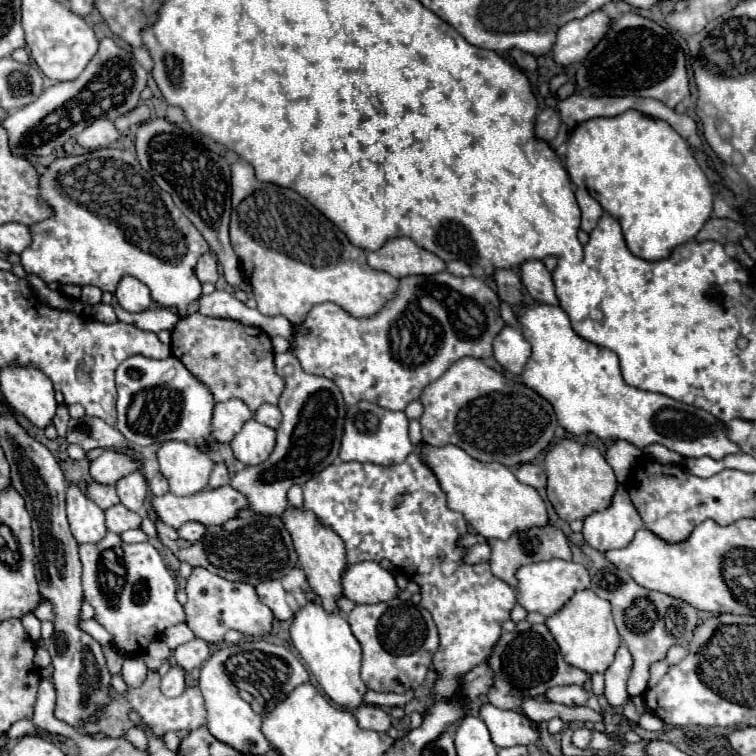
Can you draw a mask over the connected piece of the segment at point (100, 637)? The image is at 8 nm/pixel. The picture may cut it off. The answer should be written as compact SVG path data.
M82 620L82 622L80 622L80 628L82 628L84 632L88 632L92 638L96 638L102 646L106 646L106 644L112 642L112 636L110 636L96 620Z

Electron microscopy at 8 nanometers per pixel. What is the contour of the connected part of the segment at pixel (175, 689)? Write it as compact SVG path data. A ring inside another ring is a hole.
M174 666L168 670L168 674L162 678L162 694L164 696L180 696L184 692L186 684L184 684L184 670Z

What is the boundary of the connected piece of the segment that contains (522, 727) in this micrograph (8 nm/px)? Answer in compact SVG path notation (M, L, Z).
M484 704L480 708L480 718L488 726L492 734L492 742L498 748L506 746L538 746L540 732L532 726L530 718L514 710L500 710L492 704Z

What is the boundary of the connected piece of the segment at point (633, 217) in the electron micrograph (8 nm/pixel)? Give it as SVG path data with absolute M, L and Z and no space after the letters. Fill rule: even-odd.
M626 110L624 114L620 116L614 116L614 118L592 118L588 122L582 122L580 126L576 126L568 138L568 150L566 150L566 170L568 170L568 176L570 180L576 184L576 186L584 186L588 190L588 194L592 194L592 198L596 198L600 202L600 206L604 208L604 212L608 212L610 216L618 218L620 226L622 226L622 232L624 232L624 240L630 248L630 252L638 258L644 258L644 260L662 260L670 254L670 250L678 244L684 244L688 240L692 240L698 230L704 226L704 222L710 218L712 214L712 202L714 202L714 194L712 194L712 188L710 188L710 182L704 174L704 170L698 166L696 158L692 156L686 140L676 132L672 130L672 126L668 126L668 122L664 120L654 120L654 118L648 118L646 114L640 114L638 110Z

